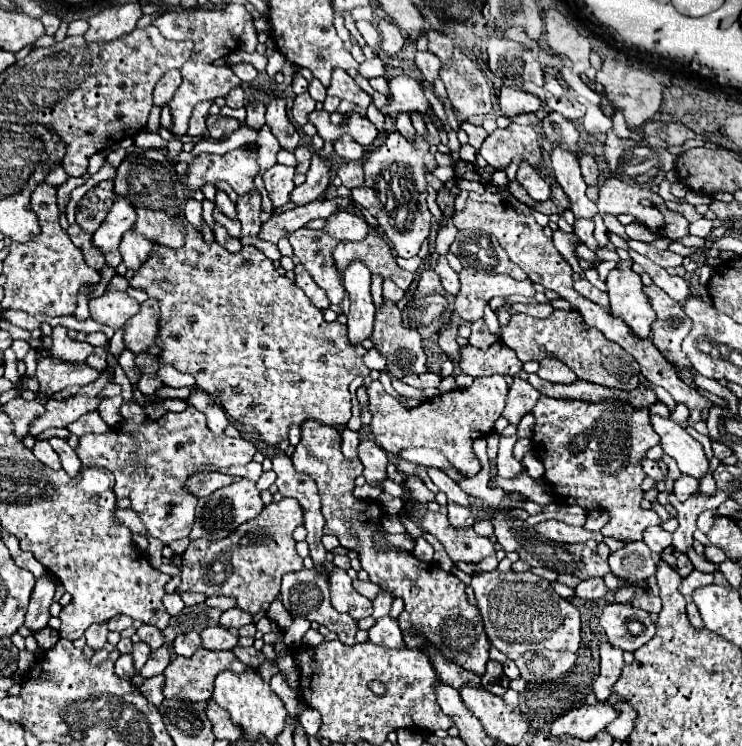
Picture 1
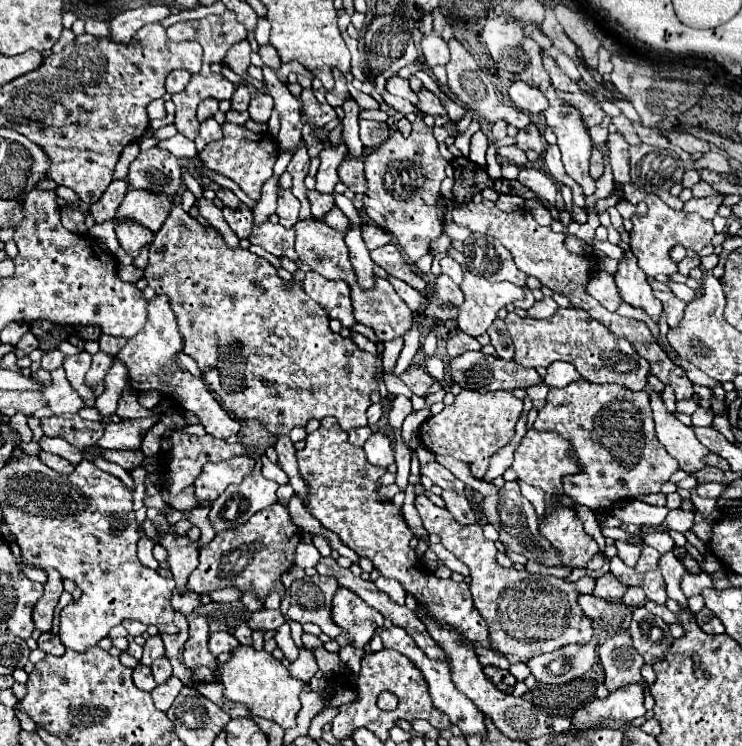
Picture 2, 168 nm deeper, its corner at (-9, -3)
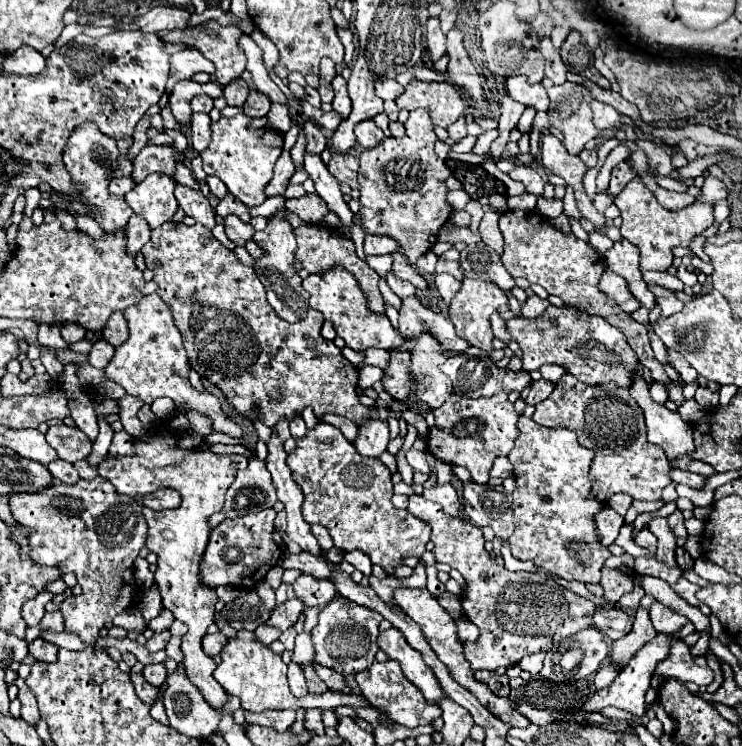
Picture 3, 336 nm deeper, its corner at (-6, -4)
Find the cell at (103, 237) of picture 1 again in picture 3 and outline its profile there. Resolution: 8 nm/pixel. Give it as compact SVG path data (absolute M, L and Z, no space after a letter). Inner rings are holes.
M152 173L130 193L126 193L126 203L132 207L136 215L142 215L148 221L150 229L156 229L162 223L172 221L172 215L178 209L174 187L176 181L172 177Z

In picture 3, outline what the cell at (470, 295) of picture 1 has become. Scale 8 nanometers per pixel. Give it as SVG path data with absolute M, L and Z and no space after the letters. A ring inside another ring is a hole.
M464 279L460 291L456 293L456 297L450 303L450 311L448 311L450 321L454 323L456 333L462 339L470 341L474 347L478 347L482 351L492 351L490 341L494 339L494 335L490 329L490 315L504 303L508 303L508 297L498 285L494 285L490 281L480 281L480 279Z

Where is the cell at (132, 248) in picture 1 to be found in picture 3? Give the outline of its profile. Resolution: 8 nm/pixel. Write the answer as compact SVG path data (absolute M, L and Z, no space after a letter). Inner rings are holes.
M94 123L80 125L72 133L72 137L68 139L68 145L64 149L64 165L68 167L72 181L82 183L84 205L88 207L88 215L94 217L106 233L124 231L128 227L128 219L134 215L134 211L128 207L124 197L116 197L116 195L108 193L108 173L118 167L116 159L118 159L116 141L106 137L104 133L100 133L100 129Z

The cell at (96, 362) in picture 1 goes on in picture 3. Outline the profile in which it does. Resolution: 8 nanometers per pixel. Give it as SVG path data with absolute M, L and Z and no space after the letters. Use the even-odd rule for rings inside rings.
M114 313L114 315L108 319L102 335L104 335L104 339L106 339L110 345L120 347L120 345L128 339L128 323L126 323L126 317L124 317L122 313Z

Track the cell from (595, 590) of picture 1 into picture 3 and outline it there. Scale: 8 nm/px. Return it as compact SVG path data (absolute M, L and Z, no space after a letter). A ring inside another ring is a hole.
M602 567L600 585L604 587L604 599L606 599L610 605L616 605L618 599L620 599L622 595L630 593L632 587L634 587L630 575L624 575L624 573L620 573L618 569L608 569L608 567Z

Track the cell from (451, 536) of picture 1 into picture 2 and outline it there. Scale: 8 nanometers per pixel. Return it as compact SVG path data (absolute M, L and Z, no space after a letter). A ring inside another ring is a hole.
M417 496L415 508L421 514L425 530L429 534L437 534L441 538L441 544L469 566L473 604L489 624L491 650L533 658L567 644L591 640L591 620L577 604L581 592L573 582L559 580L555 576L529 574L527 570L501 568L495 560L497 548L483 536L479 524L463 526L455 522L451 512L435 506L427 496Z

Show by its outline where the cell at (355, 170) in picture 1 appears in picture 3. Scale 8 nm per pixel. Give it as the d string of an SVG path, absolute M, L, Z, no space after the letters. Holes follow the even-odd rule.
M332 153L332 159L328 163L328 171L340 181L348 183L352 189L358 189L358 157L348 153Z

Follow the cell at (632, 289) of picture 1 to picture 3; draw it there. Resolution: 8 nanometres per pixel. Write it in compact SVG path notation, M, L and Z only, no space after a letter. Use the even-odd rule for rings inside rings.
M622 239L616 241L612 249L604 253L604 265L606 269L618 273L620 277L626 279L630 293L640 301L642 307L654 309L656 301L654 295L648 291L648 285L642 279L642 273L638 269L638 249L630 241Z

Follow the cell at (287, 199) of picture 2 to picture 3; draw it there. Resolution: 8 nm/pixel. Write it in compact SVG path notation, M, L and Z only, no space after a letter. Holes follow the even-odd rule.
M280 209L276 215L270 217L268 225L264 231L258 231L254 235L254 241L268 253L266 257L258 259L258 263L254 265L262 285L268 291L268 303L274 307L274 311L278 313L278 317L284 317L286 321L300 321L300 317L304 319L306 311L308 311L308 291L304 291L302 287L302 279L300 275L292 269L294 263L294 249L296 249L296 237L294 237L294 229L292 225L286 221L288 211Z

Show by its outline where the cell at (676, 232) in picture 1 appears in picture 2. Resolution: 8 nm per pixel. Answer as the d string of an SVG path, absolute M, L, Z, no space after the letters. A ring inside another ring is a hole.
M625 184L623 186L623 198L631 204L637 204L637 202L645 202L647 204L647 212L643 216L633 216L631 222L633 222L633 230L629 232L631 236L631 250L633 254L637 256L639 260L639 268L647 274L647 276L659 276L659 274L665 274L665 276L671 276L677 272L677 264L673 260L669 260L669 250L675 246L675 244L681 244L685 246L687 250L693 250L693 252L699 252L701 248L705 248L711 238L715 236L715 230L713 230L713 222L711 220L703 220L699 214L685 214L683 210L673 210L669 208L659 196L653 193L645 193L641 198L638 198L638 193L641 189L634 184Z

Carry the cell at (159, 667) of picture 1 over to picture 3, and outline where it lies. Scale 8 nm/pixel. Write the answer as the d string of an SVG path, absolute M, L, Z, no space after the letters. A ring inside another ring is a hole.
M146 665L142 675L146 677L148 683L152 683L154 687L160 687L166 681L166 667L164 665Z

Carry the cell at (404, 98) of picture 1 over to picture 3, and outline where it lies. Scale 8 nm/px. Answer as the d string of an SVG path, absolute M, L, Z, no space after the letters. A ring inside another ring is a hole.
M384 79L384 81L378 81L376 83L376 95L380 97L380 99L398 99L400 95L404 93L404 87L396 81L396 79Z

